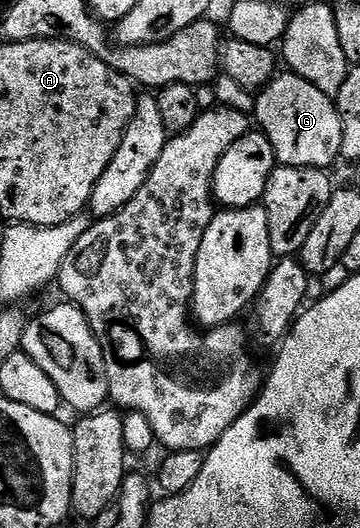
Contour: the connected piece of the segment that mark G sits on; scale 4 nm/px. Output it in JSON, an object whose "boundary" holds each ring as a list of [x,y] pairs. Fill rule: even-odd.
{"boundary":[[[280,73],[276,78],[259,92],[254,99],[254,111],[256,107],[256,119],[259,130],[274,145],[276,162],[281,167],[318,167],[321,169],[331,168],[335,159],[341,158],[342,149],[342,121],[336,108],[333,96],[322,93],[310,81],[293,73]]]}

